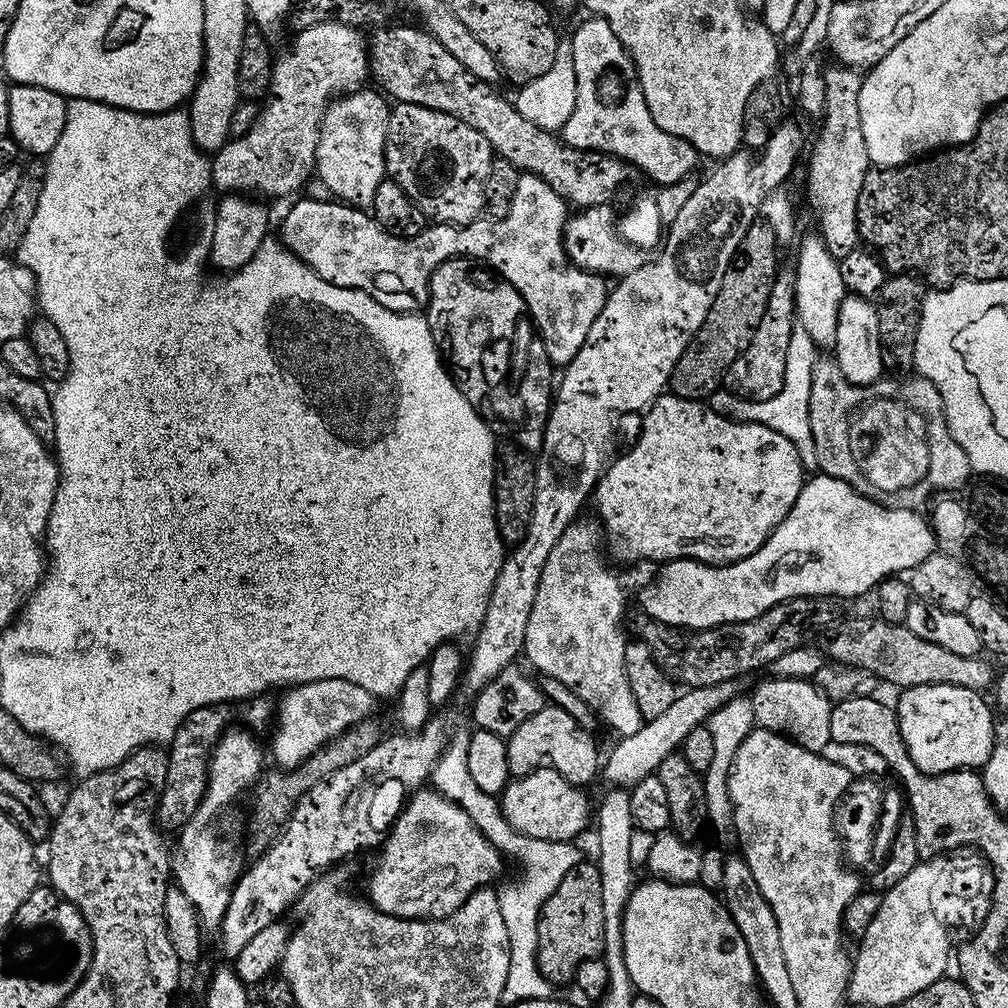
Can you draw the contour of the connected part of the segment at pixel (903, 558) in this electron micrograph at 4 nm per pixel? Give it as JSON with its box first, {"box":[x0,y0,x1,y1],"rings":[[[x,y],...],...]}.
{"box":[640,474,938,630],"rings":[[[820,474],[821,476],[809,475],[805,479],[804,485],[800,488],[798,498],[794,502],[794,506],[786,514],[786,518],[781,522],[775,530],[773,530],[766,538],[766,542],[754,554],[750,554],[746,558],[736,560],[732,564],[722,564],[713,566],[704,564],[700,560],[670,560],[659,565],[660,573],[645,586],[640,592],[640,608],[644,611],[643,615],[649,620],[657,620],[663,624],[668,624],[671,628],[683,628],[685,630],[695,630],[698,628],[717,628],[723,624],[733,624],[734,622],[746,622],[750,618],[758,618],[766,610],[770,610],[774,606],[778,606],[787,600],[794,598],[802,598],[803,596],[827,596],[829,598],[837,598],[836,596],[864,596],[873,591],[877,584],[888,579],[890,576],[897,574],[911,573],[924,560],[927,560],[933,552],[937,551],[938,545],[936,536],[932,532],[932,525],[927,519],[924,520],[916,512],[911,512],[908,508],[883,508],[880,504],[875,504],[868,496],[863,496],[860,492],[855,492],[847,479],[839,476],[830,476]]]}

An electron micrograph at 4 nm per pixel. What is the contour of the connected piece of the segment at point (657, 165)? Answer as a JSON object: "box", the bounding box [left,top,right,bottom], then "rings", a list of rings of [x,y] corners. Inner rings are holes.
{"box":[562,18,698,185],"rings":[[[587,18],[576,28],[576,33],[570,36],[572,42],[572,57],[574,58],[574,74],[578,82],[578,98],[574,102],[574,114],[565,122],[562,129],[562,139],[565,144],[575,148],[593,148],[599,152],[606,152],[610,156],[618,156],[621,160],[641,168],[652,180],[657,180],[657,185],[673,184],[679,180],[693,175],[697,170],[696,160],[698,153],[696,147],[674,134],[666,134],[654,122],[650,110],[646,106],[646,98],[642,94],[640,80],[636,76],[636,67],[630,58],[628,51],[618,42],[618,34],[610,30],[605,20],[599,18]],[[614,82],[616,97],[604,92],[603,84]]]}

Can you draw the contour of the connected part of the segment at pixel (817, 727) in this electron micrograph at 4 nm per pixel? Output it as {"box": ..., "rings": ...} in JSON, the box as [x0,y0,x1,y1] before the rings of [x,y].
{"box":[750,677,833,754],"rings":[[[767,677],[750,694],[755,723],[767,732],[779,732],[806,750],[820,754],[830,738],[830,714],[833,702],[811,682],[802,679]]]}

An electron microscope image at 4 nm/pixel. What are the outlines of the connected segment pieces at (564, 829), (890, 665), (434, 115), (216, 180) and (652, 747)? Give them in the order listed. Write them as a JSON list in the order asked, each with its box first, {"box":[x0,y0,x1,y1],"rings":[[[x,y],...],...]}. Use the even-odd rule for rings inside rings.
[{"box":[499,767,592,843],"rings":[[[540,767],[525,776],[509,779],[499,797],[500,808],[509,826],[528,837],[571,843],[590,824],[592,816],[592,806],[590,810],[588,798],[583,792],[581,787],[564,779],[552,767]]]},{"box":[826,618,994,690],"rings":[[[879,618],[873,620],[848,620],[829,642],[826,652],[837,664],[848,664],[871,672],[884,684],[897,684],[897,689],[926,686],[927,684],[953,684],[977,690],[991,689],[994,670],[980,656],[962,658],[945,650],[935,642],[926,642],[912,633],[905,624],[891,624]]]},{"box":[384,103,494,224],"rings":[[[397,103],[388,114],[388,133],[384,143],[384,166],[387,175],[406,194],[418,210],[429,221],[437,224],[471,224],[473,220],[481,219],[485,211],[484,191],[486,178],[490,174],[490,166],[494,153],[490,142],[474,130],[474,126],[466,126],[466,122],[458,122],[450,114],[442,114],[433,108],[417,104]]]},{"box":[210,20,370,196],"rings":[[[327,20],[326,22],[318,22],[314,26],[306,26],[306,30],[295,33],[291,37],[292,45],[288,48],[288,53],[284,57],[277,59],[272,66],[272,84],[268,88],[266,99],[263,101],[262,107],[259,109],[259,116],[253,125],[250,126],[250,130],[241,136],[233,136],[229,139],[228,143],[224,147],[220,148],[210,160],[212,165],[212,182],[211,187],[217,188],[217,193],[220,194],[259,194],[264,196],[288,196],[291,192],[296,192],[308,179],[313,179],[316,171],[316,147],[318,146],[318,140],[320,138],[320,127],[324,121],[324,114],[328,110],[329,104],[333,100],[337,99],[341,94],[347,94],[349,92],[355,92],[361,87],[360,84],[364,79],[369,79],[370,76],[370,57],[368,54],[368,40],[365,33],[358,28],[352,28],[349,24],[343,24],[342,22],[334,22],[333,20]]]},{"box":[602,680,741,786],"rings":[[[727,680],[714,686],[702,686],[681,691],[676,701],[659,717],[645,720],[634,734],[621,736],[615,742],[612,753],[607,753],[602,764],[602,776],[612,786],[631,786],[642,778],[653,775],[667,756],[679,749],[680,743],[690,734],[690,730],[701,727],[724,704],[741,695],[740,680]]]}]

